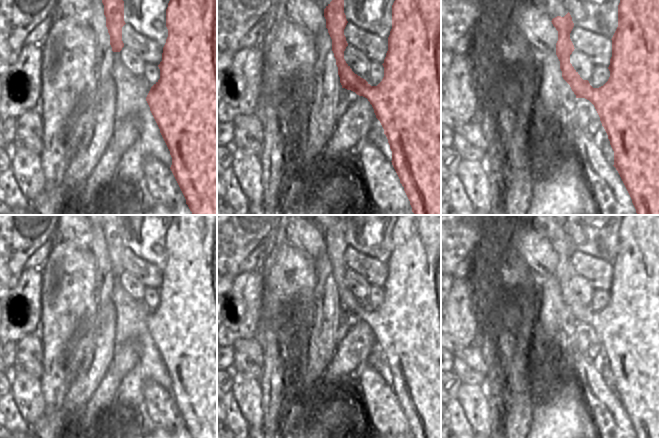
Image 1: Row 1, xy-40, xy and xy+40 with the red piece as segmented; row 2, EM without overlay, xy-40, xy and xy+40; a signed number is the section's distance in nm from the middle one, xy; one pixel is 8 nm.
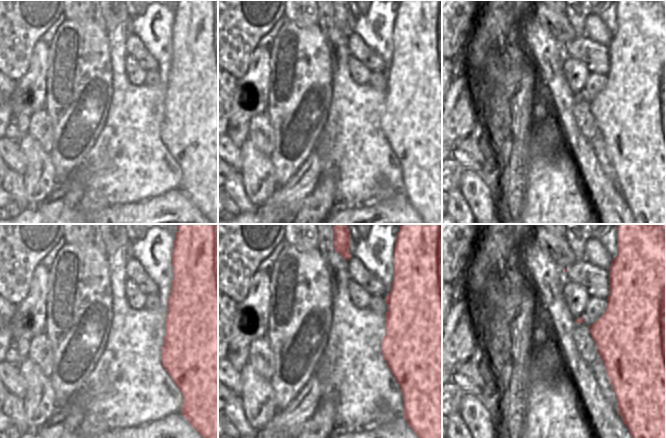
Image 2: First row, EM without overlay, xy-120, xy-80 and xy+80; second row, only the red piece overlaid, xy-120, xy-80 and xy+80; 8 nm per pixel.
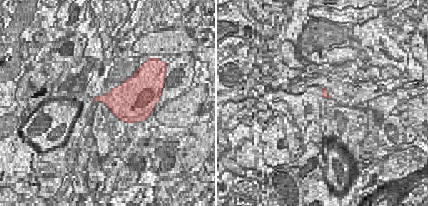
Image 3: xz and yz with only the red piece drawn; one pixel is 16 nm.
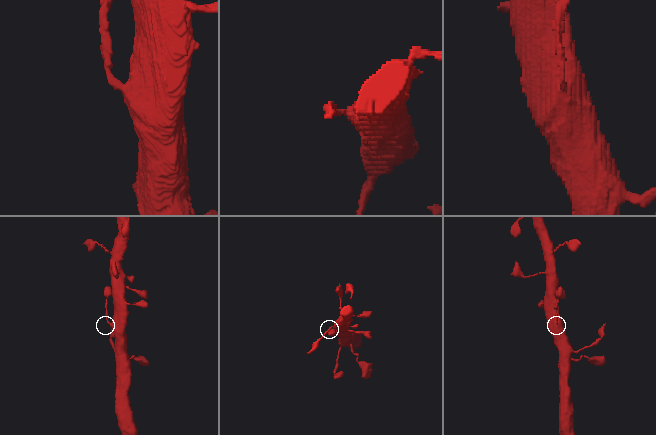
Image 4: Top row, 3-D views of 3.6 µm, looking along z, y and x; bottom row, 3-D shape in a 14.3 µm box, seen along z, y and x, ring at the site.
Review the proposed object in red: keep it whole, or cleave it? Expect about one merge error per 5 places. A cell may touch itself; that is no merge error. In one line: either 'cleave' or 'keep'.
keep

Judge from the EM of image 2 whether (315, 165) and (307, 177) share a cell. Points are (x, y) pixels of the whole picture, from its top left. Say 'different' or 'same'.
different

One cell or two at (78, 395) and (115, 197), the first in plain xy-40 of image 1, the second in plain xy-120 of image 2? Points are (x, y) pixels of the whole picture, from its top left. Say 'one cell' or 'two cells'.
two cells

